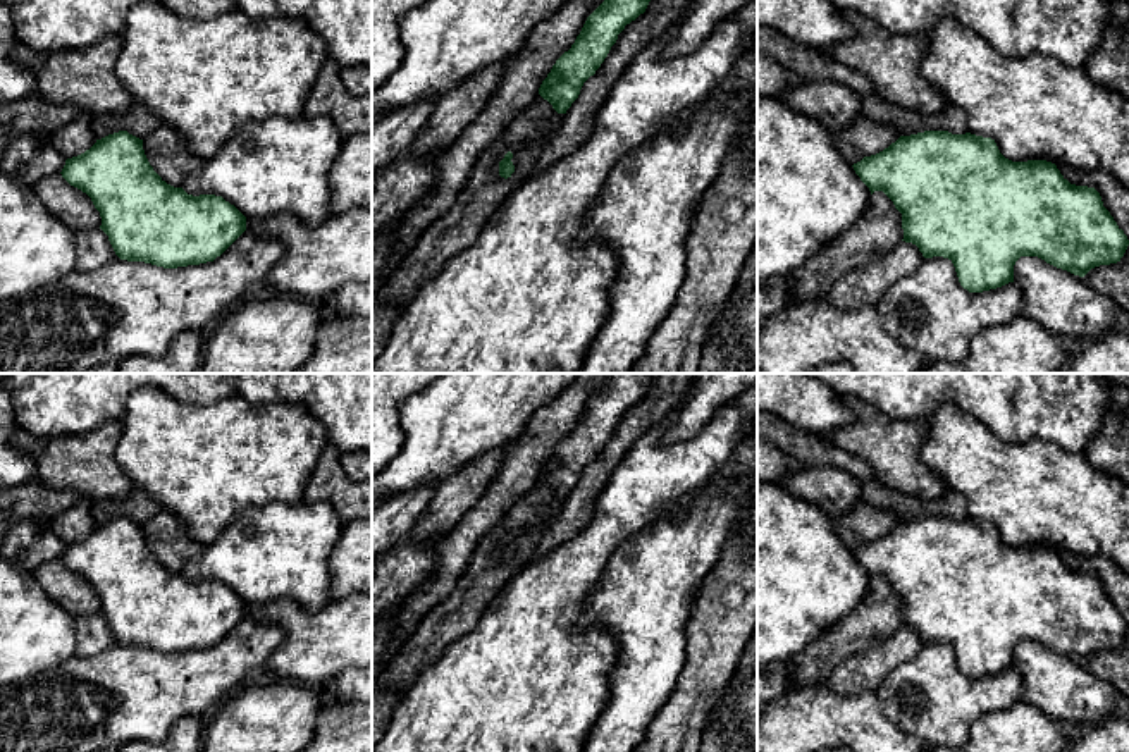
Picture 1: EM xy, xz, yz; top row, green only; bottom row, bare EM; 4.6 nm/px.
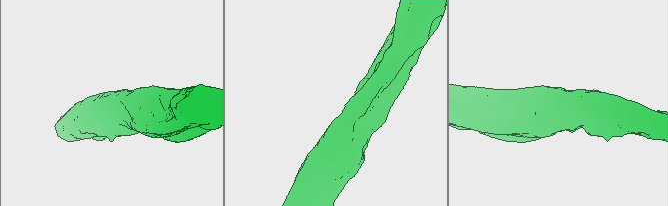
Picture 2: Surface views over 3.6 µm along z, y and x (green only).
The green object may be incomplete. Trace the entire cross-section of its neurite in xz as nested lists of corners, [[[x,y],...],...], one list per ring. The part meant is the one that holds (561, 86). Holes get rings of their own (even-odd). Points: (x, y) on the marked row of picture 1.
[[[604,0],[585,21],[568,52],[552,65],[539,88],[558,114],[566,114],[583,83],[595,74],[618,34],[645,12],[651,0]]]

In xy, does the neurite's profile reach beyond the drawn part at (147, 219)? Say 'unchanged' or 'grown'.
unchanged

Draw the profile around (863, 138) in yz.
[[[861,117],[838,134],[833,134],[833,138],[842,157],[854,165],[864,157],[883,151],[895,143],[900,134],[886,124]]]

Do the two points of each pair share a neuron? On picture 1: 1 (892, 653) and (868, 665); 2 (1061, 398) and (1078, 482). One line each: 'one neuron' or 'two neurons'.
1: one neuron
2: two neurons

